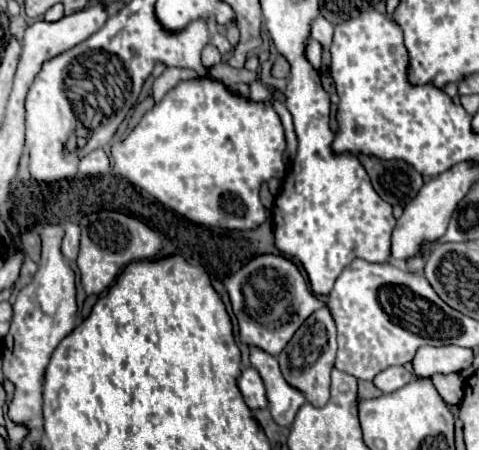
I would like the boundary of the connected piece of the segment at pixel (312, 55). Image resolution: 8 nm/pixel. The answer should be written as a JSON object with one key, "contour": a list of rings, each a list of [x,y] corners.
{"contour":[[[308,39],[308,47],[306,47],[306,59],[312,63],[314,69],[320,69],[320,55],[322,55],[322,47],[316,39]]]}

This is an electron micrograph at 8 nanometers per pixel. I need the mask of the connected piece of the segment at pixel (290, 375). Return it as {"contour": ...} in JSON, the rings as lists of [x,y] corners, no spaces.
{"contour":[[[322,307],[300,325],[300,329],[294,333],[294,337],[278,355],[278,363],[290,387],[298,389],[306,397],[306,401],[312,403],[314,407],[324,407],[330,399],[330,371],[334,367],[334,357],[336,357],[336,327],[328,307]]]}

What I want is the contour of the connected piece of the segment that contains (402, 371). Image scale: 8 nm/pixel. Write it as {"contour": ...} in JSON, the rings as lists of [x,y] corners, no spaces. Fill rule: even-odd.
{"contour":[[[394,365],[394,367],[386,367],[384,371],[380,371],[376,377],[374,377],[374,385],[382,391],[382,393],[392,393],[400,387],[404,387],[406,383],[412,381],[412,371],[408,371],[406,367],[402,365]]]}

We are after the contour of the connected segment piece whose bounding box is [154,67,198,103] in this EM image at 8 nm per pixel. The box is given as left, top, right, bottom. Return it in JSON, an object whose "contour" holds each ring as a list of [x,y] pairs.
{"contour":[[[176,67],[164,69],[164,73],[154,81],[154,101],[160,103],[164,99],[164,95],[170,89],[174,89],[178,83],[192,81],[192,79],[198,79],[198,73],[192,69],[176,69]]]}

